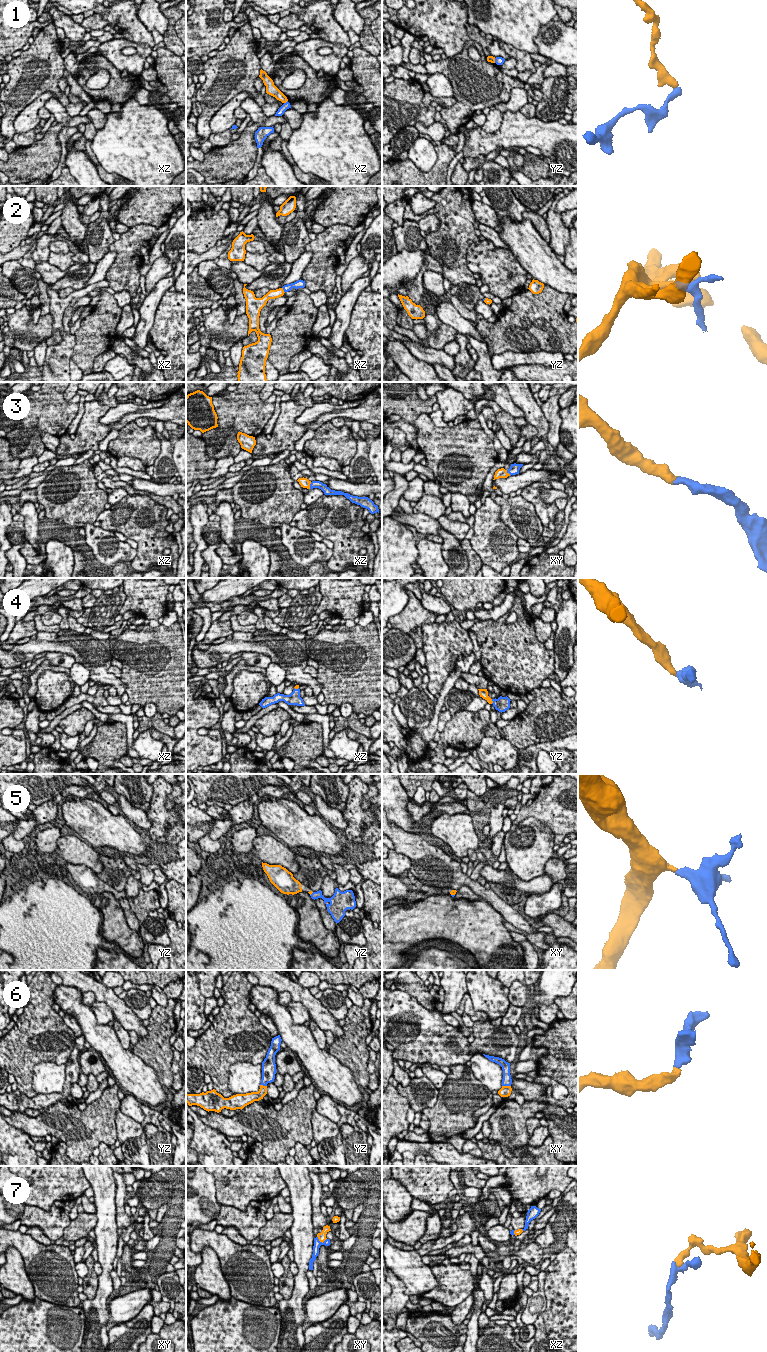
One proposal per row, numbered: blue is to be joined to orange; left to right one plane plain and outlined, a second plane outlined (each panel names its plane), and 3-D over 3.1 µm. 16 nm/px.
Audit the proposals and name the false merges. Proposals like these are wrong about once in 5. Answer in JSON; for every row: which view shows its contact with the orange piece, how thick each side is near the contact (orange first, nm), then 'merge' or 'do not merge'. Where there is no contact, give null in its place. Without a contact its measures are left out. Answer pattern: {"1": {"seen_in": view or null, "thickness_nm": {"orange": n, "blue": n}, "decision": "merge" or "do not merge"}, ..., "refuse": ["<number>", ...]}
{"1": {"seen_in": "xz", "thickness_nm": {"orange": 160, "blue": 120}, "decision": "do not merge"}, "2": {"seen_in": "xz", "thickness_nm": {"orange": 160, "blue": 120}, "decision": "merge"}, "3": {"seen_in": "xz", "thickness_nm": {"orange": 160, "blue": 130}, "decision": "merge"}, "4": {"seen_in": "yz", "thickness_nm": {"orange": 140, "blue": 240}, "decision": "merge"}, "5": {"seen_in": "xy", "thickness_nm": {"orange": 90, "blue": 30}, "decision": "merge"}, "6": {"seen_in": "xy", "thickness_nm": {"orange": 180, "blue": 160}, "decision": "merge"}, "7": {"seen_in": "xy", "thickness_nm": {"orange": 130, "blue": 120}, "decision": "do not merge"}, "refuse": ["1", "7"]}

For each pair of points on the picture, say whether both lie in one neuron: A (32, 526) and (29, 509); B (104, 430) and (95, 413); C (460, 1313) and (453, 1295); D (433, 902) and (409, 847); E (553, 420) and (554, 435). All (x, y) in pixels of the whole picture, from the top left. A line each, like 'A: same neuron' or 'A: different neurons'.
A: same neuron
B: same neuron
C: different neurons
D: different neurons
E: same neuron

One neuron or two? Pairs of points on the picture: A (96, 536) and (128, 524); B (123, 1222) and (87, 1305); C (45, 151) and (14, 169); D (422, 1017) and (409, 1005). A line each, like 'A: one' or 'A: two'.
A: two
B: two
C: one
D: one

